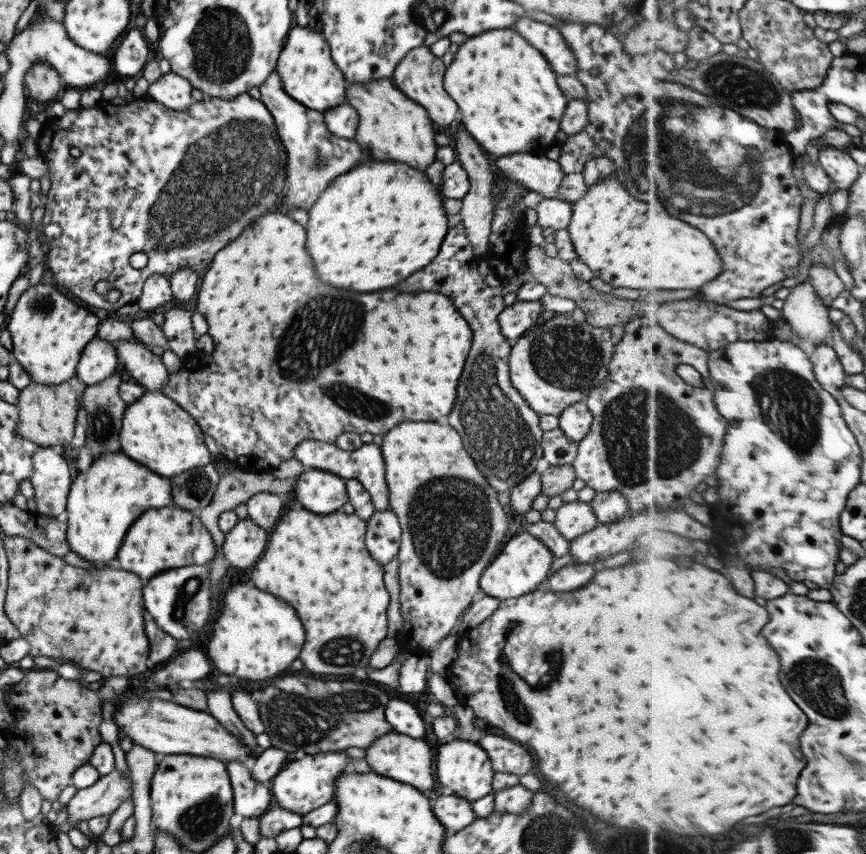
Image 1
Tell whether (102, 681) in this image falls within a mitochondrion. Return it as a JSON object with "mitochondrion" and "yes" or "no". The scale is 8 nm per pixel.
{"mitochondrion":"no"}

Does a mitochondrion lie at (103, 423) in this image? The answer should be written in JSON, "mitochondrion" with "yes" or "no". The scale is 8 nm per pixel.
{"mitochondrion":"yes"}

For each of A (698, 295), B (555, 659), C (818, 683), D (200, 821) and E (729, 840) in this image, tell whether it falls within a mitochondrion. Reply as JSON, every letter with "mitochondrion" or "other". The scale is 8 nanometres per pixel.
{"A":"other","B":"mitochondrion","C":"mitochondrion","D":"mitochondrion","E":"other"}

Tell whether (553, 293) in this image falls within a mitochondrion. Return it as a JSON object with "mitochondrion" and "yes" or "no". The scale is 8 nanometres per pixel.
{"mitochondrion":"no"}

